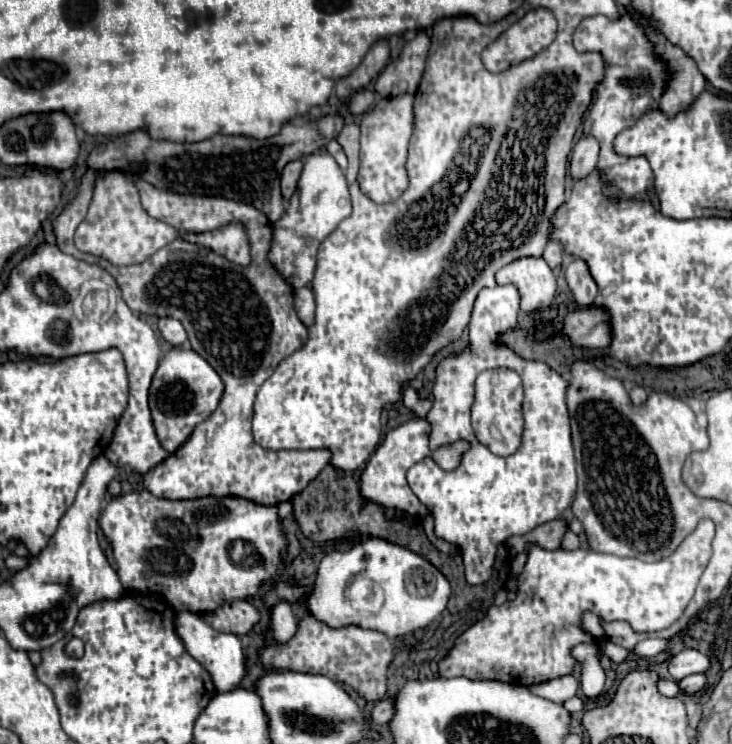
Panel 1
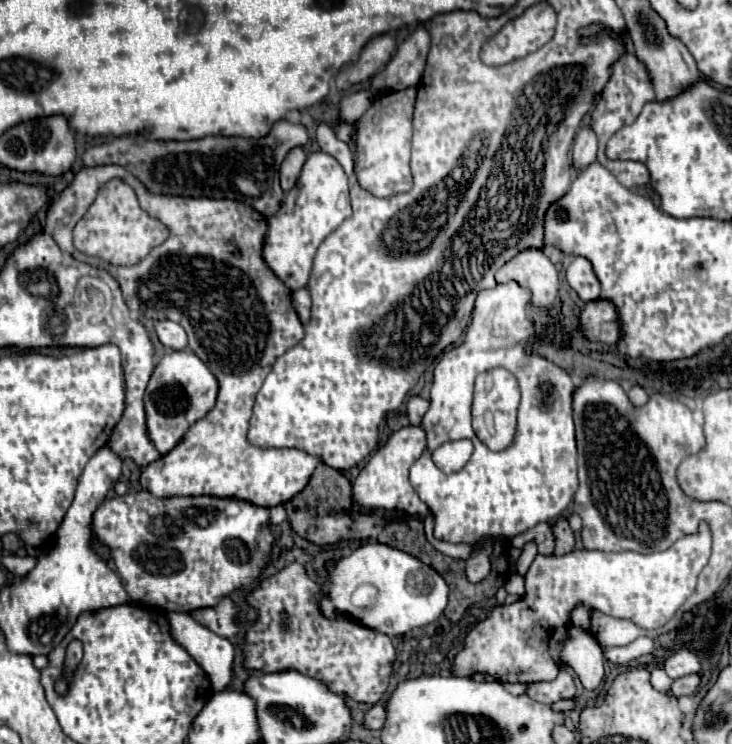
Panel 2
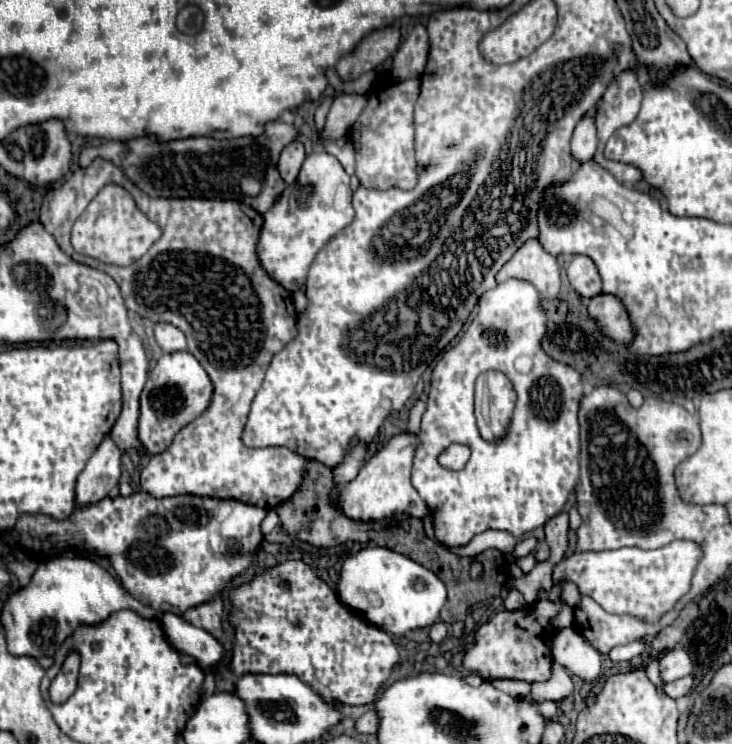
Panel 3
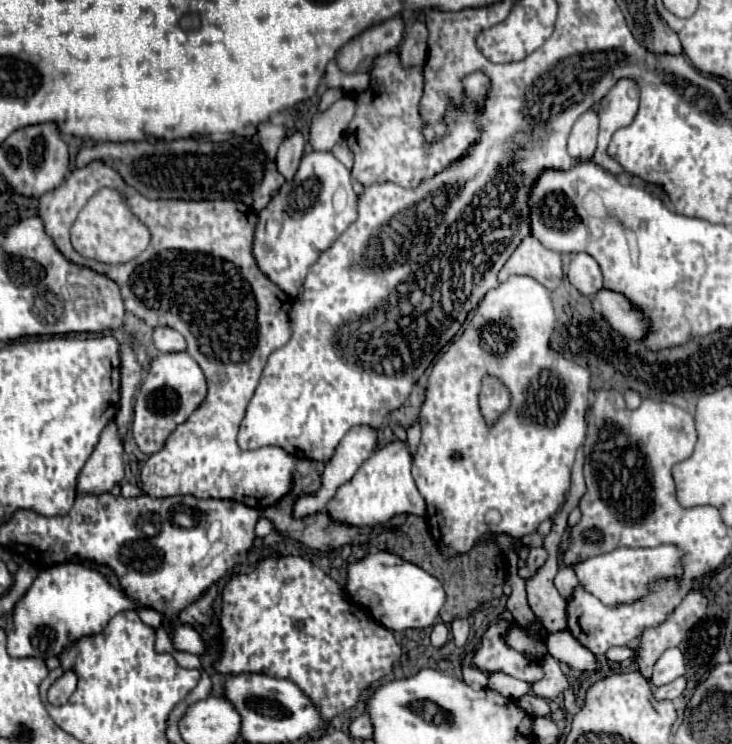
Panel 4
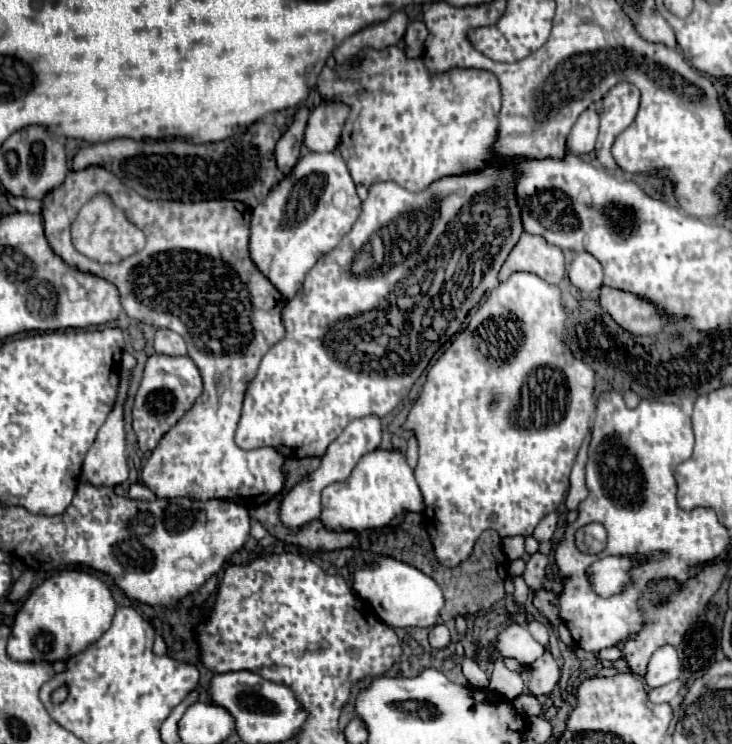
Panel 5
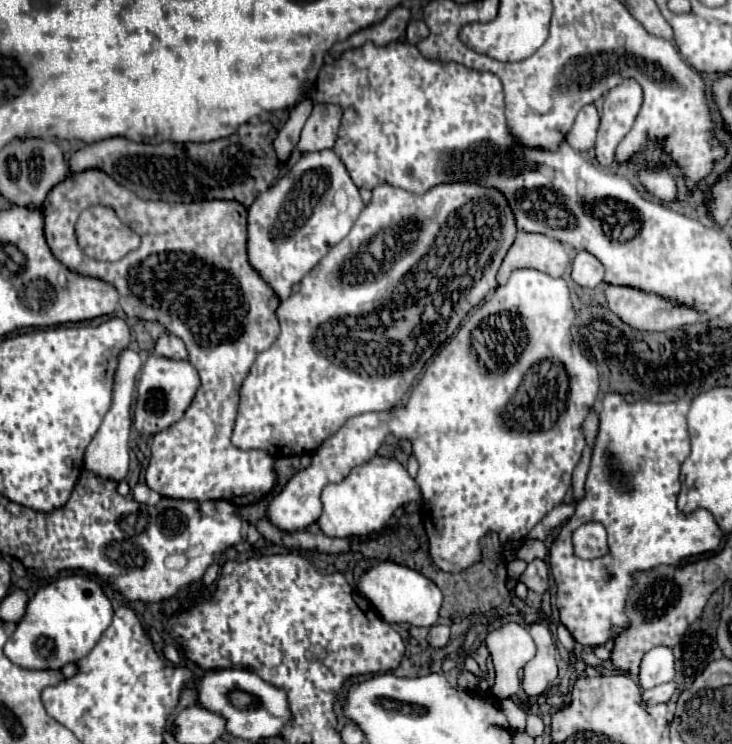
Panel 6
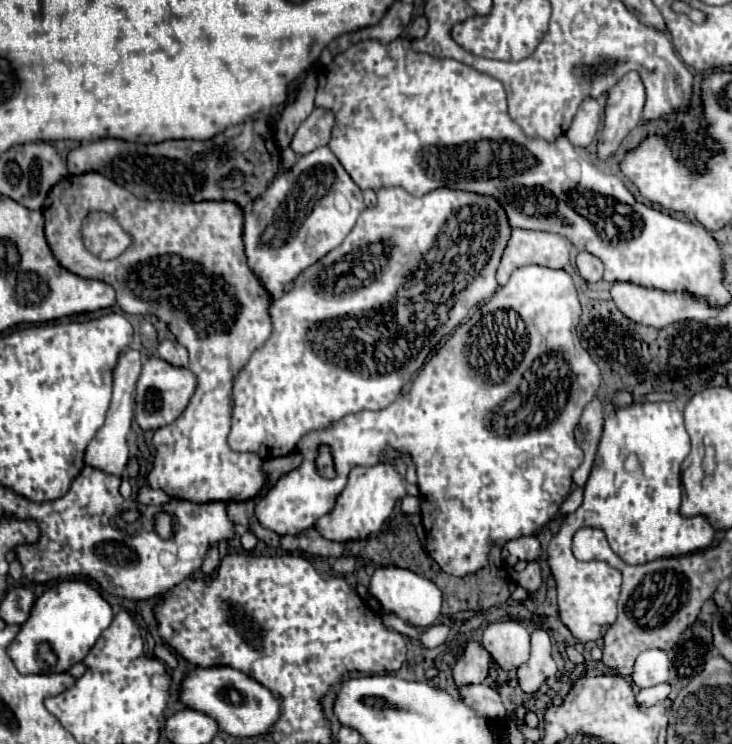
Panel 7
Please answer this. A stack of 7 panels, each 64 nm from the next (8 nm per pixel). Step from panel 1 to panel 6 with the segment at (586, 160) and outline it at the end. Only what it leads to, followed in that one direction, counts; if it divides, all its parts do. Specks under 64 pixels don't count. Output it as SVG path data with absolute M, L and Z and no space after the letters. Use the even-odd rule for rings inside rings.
M586 104L586 106L578 112L572 130L566 134L566 142L568 142L574 150L580 150L580 152L594 148L598 124L600 124L600 116L598 116L596 106L594 106L594 104Z

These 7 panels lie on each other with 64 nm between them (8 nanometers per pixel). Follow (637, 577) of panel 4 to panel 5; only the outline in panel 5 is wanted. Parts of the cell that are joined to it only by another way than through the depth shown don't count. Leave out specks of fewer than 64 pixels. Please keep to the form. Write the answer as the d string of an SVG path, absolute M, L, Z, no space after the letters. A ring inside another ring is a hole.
M608 556L590 566L592 588L600 596L612 596L628 584L628 570L634 566L632 556Z

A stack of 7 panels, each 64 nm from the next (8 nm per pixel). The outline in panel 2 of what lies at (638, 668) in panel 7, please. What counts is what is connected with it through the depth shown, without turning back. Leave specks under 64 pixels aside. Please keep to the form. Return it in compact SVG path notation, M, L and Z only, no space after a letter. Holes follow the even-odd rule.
M676 650L674 654L670 654L664 662L664 672L676 680L688 674L694 674L700 670L700 660L696 658L696 654L692 654L690 650Z

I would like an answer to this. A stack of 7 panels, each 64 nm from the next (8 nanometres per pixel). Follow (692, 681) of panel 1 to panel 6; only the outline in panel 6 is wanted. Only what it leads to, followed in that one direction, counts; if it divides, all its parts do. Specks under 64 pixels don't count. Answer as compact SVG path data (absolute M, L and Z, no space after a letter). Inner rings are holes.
M666 682L666 684L660 684L660 686L654 686L650 690L644 690L642 692L642 700L646 704L660 704L660 702L668 702L670 696L674 694L676 690L676 684L674 682Z

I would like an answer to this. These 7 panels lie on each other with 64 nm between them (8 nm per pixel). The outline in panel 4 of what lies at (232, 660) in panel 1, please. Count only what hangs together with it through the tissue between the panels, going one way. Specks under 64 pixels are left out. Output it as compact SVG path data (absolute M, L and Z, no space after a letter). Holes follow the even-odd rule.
M176 626L174 628L174 648L190 654L202 654L204 642L200 634L190 626Z

